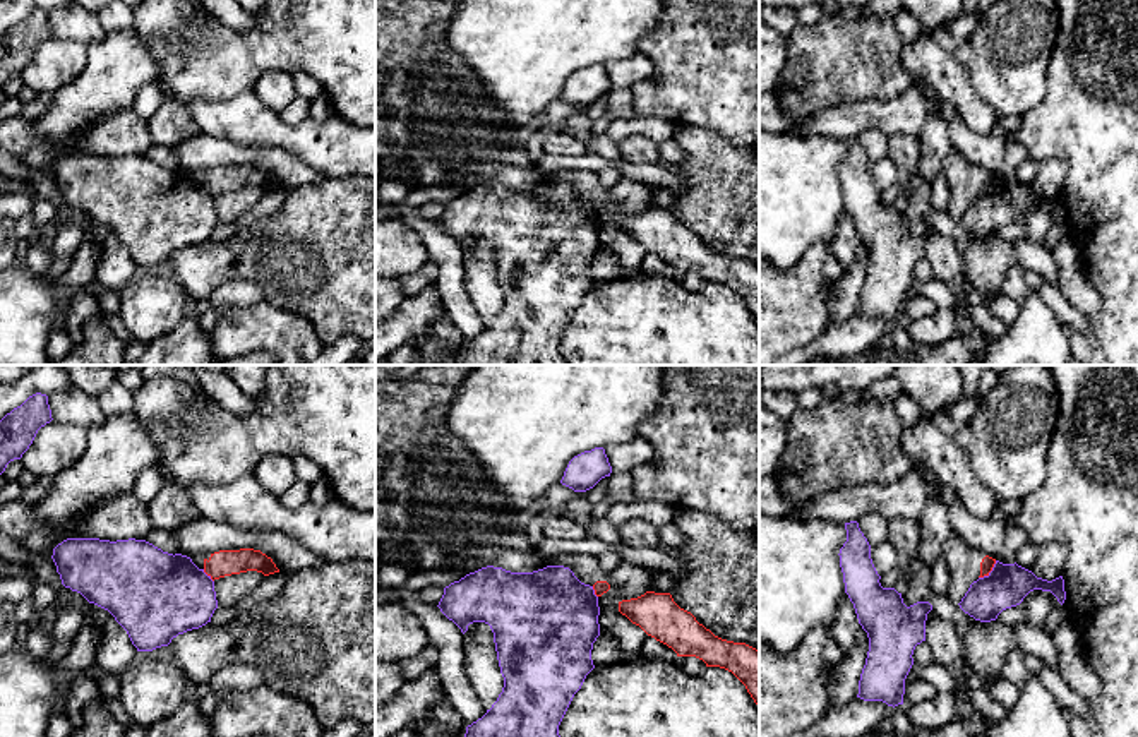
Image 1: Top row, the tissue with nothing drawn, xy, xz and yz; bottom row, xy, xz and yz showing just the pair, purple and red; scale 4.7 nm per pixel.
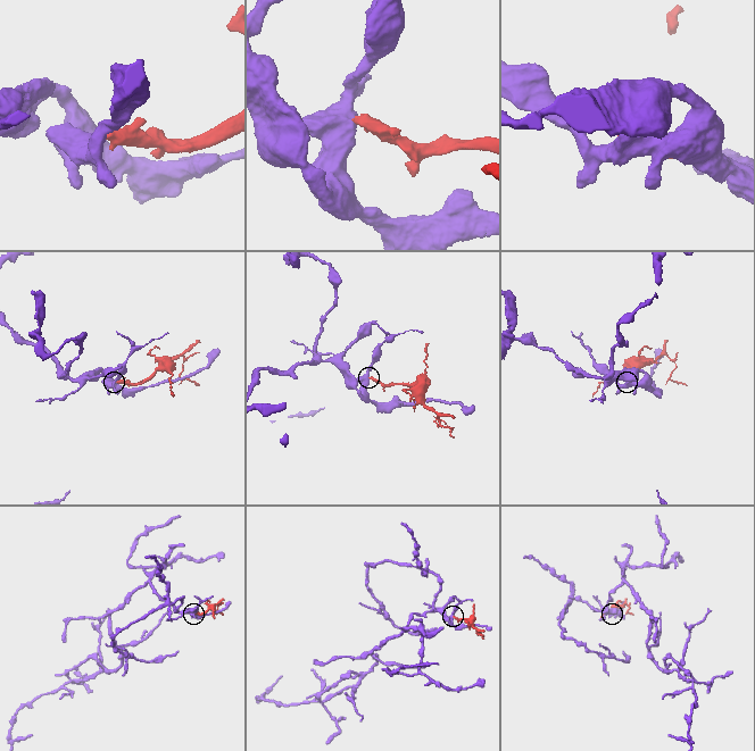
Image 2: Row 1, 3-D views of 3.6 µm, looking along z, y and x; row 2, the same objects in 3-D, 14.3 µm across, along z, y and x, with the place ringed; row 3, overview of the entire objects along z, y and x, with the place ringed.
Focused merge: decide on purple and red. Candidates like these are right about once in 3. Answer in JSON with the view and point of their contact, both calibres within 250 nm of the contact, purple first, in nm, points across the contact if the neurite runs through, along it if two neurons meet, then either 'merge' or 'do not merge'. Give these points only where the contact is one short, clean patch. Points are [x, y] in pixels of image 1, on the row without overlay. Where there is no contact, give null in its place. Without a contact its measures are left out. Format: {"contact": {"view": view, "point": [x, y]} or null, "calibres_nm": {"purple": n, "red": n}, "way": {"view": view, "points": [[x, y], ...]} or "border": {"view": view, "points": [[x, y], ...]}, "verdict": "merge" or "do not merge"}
{"contact": {"view": "yz", "point": [991, 187]}, "calibres_nm": {"purple": 200, "red": 70}, "border": {"view": "yz", "points": [[996, 177], [979, 194]]}, "verdict": "do not merge"}

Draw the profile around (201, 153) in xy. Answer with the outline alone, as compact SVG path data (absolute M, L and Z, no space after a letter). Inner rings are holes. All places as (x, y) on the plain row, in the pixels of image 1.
M206 132L175 146L175 154L178 158L178 170L187 173L211 171L219 166L261 166L284 190L319 183L324 178L290 151L279 147L255 149L228 139L213 137Z

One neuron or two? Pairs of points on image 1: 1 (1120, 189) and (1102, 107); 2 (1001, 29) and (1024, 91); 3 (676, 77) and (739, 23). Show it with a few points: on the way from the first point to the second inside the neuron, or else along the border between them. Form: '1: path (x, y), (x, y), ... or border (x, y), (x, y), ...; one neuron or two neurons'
1: path (1120, 168), (1120, 127); one neuron
2: path (1010, 45), (1010, 76); one neuron
3: path (691, 71), (724, 38); one neuron

